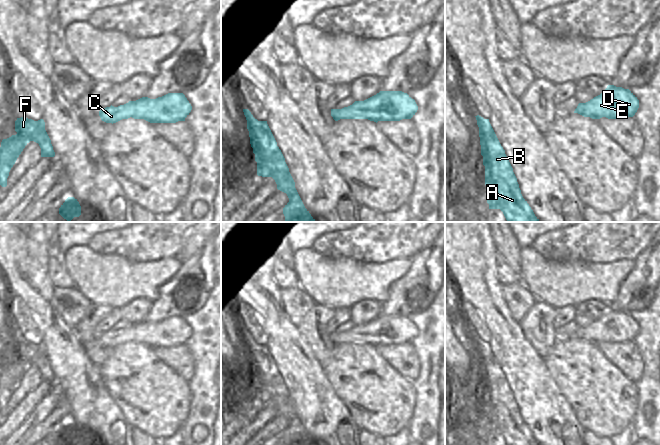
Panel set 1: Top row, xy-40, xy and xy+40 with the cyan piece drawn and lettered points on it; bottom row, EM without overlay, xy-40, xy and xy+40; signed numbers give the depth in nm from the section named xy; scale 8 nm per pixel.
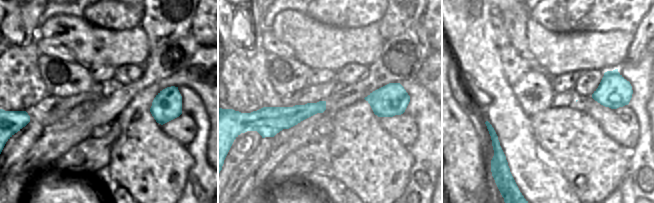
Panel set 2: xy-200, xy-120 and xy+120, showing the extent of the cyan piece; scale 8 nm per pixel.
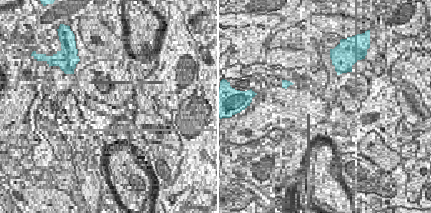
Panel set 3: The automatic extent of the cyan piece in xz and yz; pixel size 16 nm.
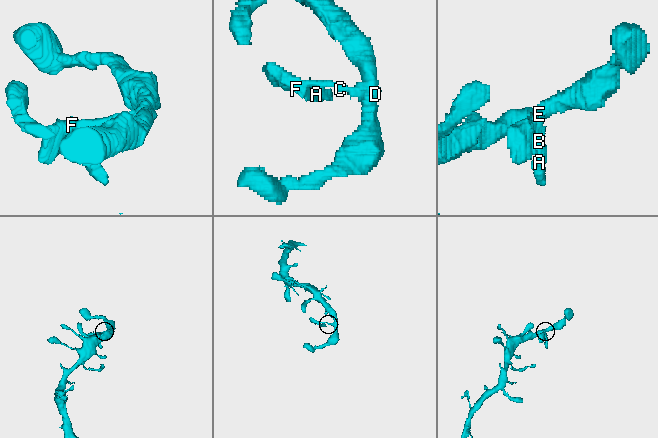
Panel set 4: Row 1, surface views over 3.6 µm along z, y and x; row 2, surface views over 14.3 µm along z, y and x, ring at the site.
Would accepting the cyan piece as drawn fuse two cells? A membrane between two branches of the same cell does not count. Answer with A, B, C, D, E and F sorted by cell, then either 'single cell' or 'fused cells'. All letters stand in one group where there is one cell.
A B C D E F; single cell

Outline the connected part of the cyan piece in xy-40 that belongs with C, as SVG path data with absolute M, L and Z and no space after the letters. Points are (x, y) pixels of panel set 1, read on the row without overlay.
M168 317L156 323L142 321L118 331L110 330L99 335L106 347L116 347L130 341L150 347L176 347L185 345L192 330L183 317Z

